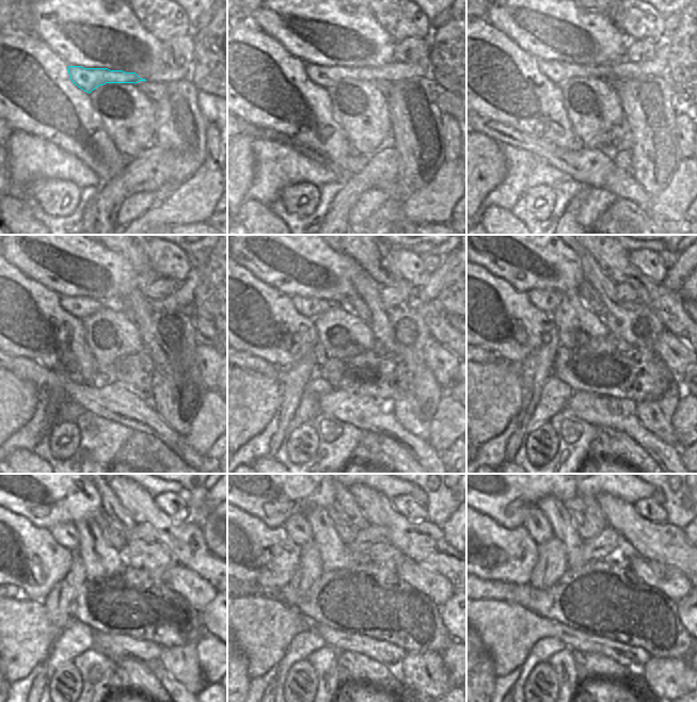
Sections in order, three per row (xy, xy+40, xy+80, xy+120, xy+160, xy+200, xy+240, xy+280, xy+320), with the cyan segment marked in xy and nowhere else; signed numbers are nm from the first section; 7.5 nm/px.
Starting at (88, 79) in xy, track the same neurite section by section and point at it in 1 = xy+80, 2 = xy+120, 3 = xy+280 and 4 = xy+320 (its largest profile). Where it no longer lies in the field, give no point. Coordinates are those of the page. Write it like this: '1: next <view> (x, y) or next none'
1: next xy+80 (558, 72)
2: next xy+120 (80, 307)
3: next xy+280 (299, 529)
4: next xy+320 (538, 527)

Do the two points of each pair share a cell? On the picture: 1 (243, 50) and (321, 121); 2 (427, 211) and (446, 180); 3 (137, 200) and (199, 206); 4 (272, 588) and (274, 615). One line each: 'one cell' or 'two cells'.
1: one cell
2: one cell
3: two cells
4: two cells

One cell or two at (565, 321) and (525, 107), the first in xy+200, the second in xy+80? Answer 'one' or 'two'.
two

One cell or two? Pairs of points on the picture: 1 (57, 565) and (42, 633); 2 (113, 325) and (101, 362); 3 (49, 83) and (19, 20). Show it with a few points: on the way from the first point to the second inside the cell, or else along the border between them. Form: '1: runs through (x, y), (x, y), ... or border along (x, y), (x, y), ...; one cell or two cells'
1: border along (21, 594), (42, 602); two cells
2: runs through (110, 334), (105, 353); one cell
3: border along (11, 29), (21, 29), (31, 32); two cells

